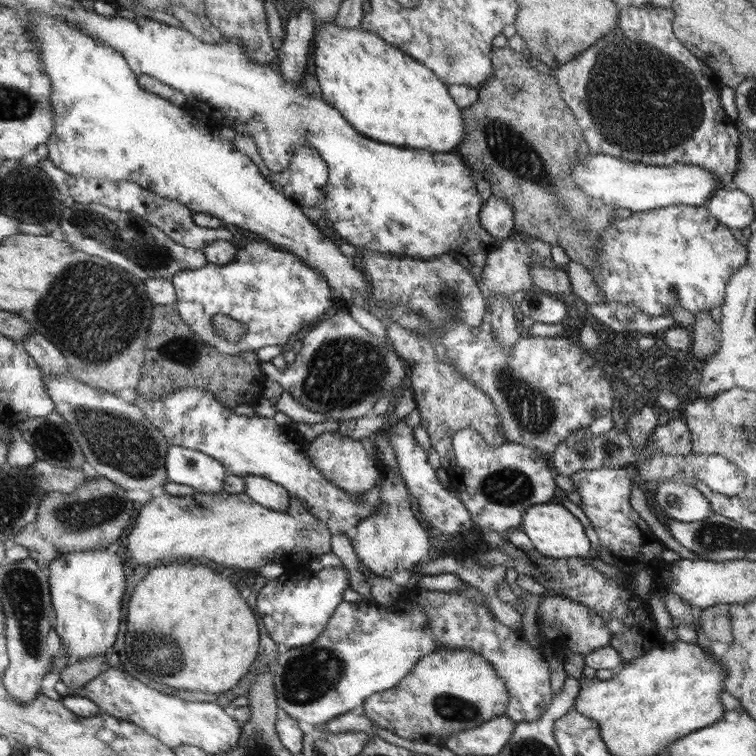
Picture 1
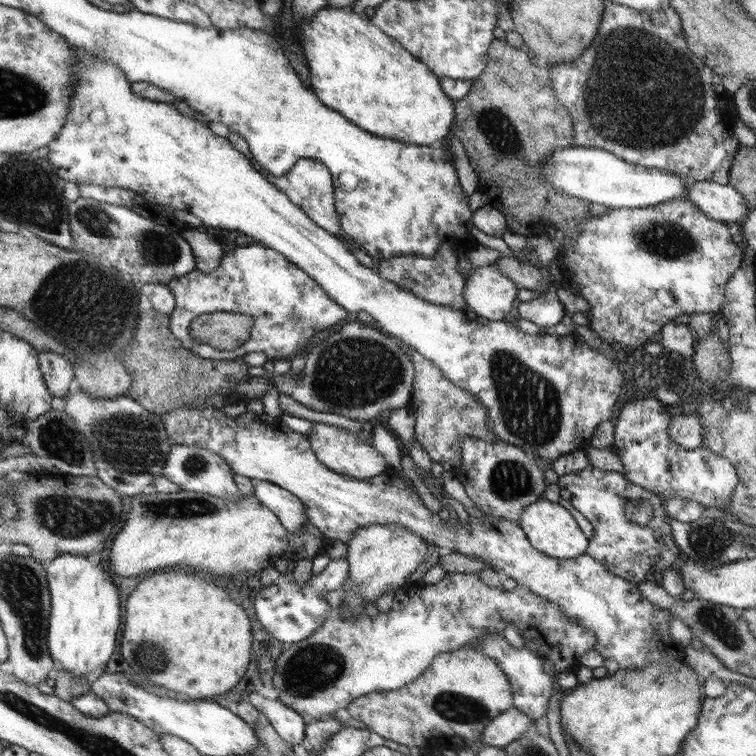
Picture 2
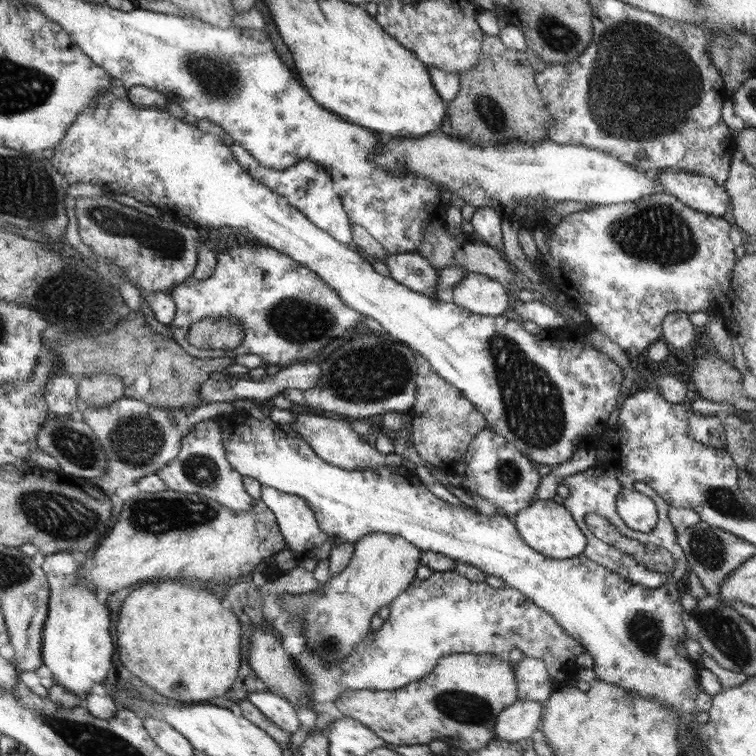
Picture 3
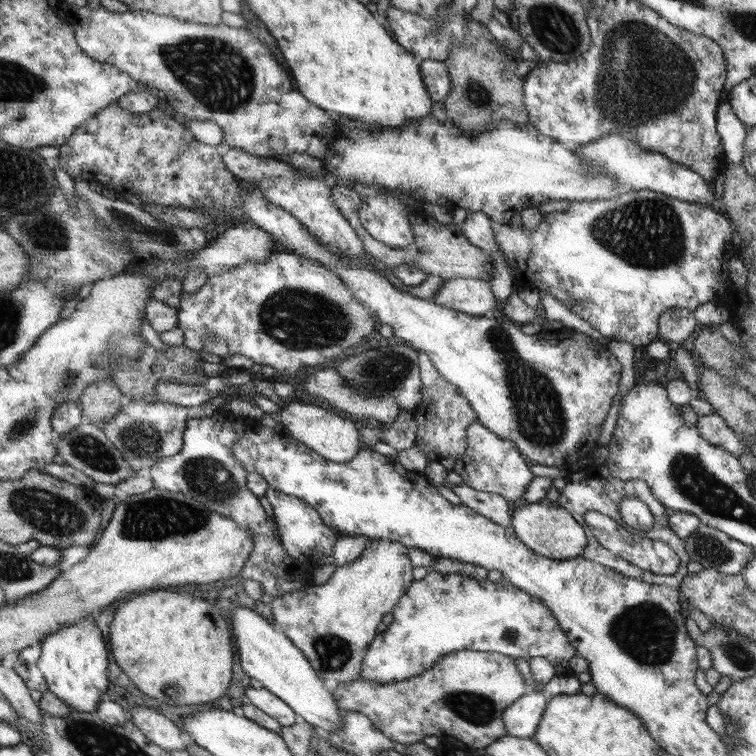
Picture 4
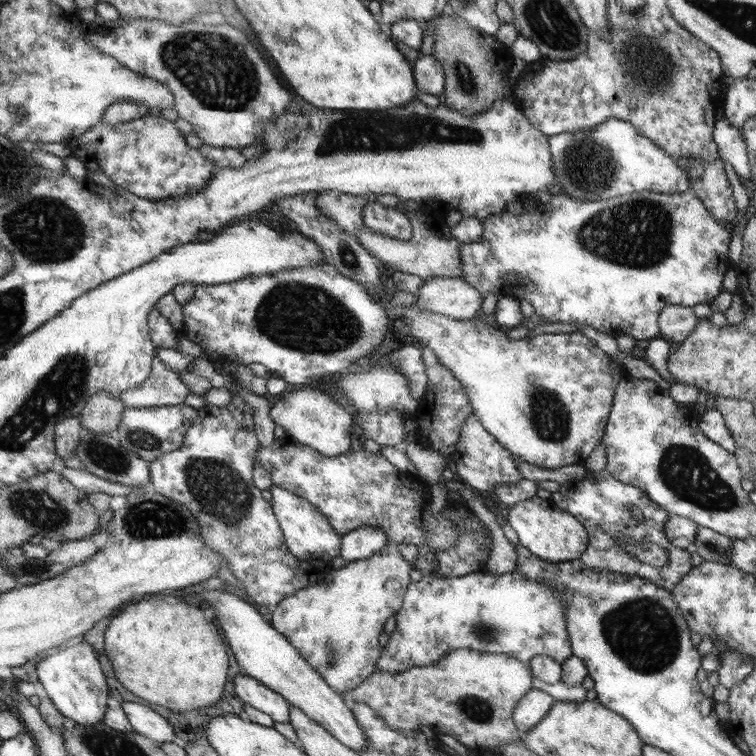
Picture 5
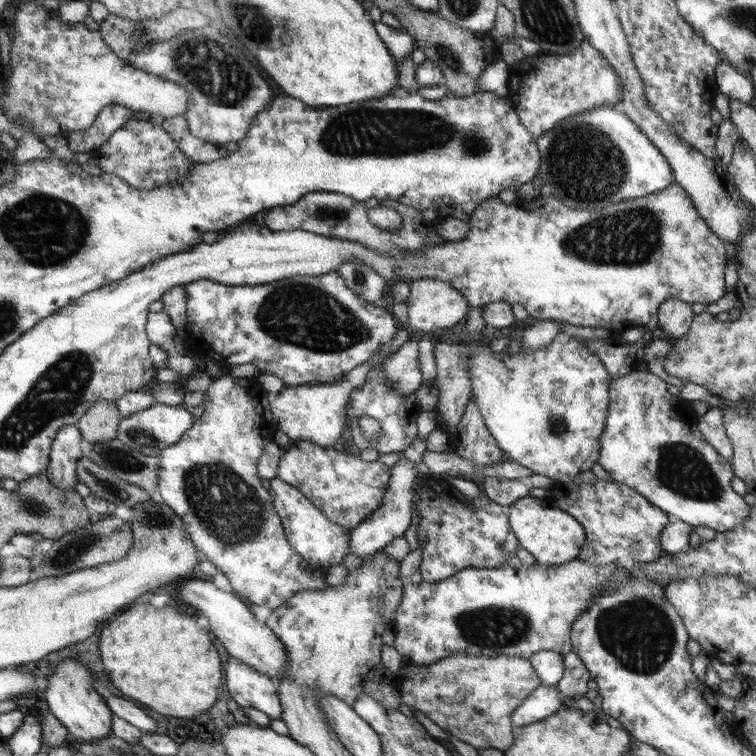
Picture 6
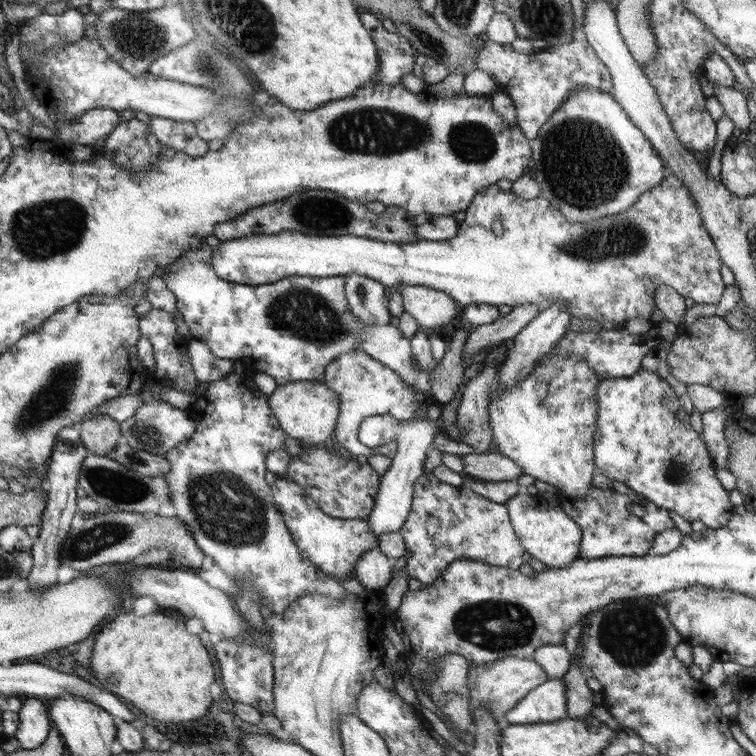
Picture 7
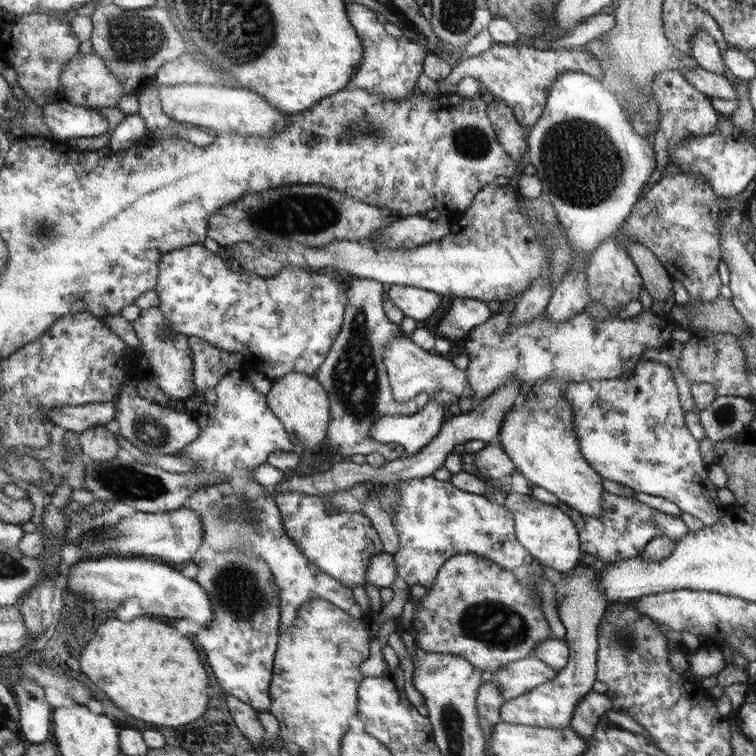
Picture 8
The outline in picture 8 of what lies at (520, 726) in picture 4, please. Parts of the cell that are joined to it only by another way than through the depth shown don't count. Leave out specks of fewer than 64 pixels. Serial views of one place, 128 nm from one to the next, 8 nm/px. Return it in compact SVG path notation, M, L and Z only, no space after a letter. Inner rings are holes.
M581 560L573 573L565 577L563 573L542 565L544 576L554 585L557 598L557 611L560 622L565 626L564 640L570 646L570 658L567 667L560 670L558 675L547 684L535 690L516 696L514 700L506 700L500 708L500 720L508 724L524 724L540 728L566 728L574 714L576 705L593 690L598 679L597 650L599 647L597 636L599 624L606 614L609 600L605 592L597 583L596 566L589 566Z

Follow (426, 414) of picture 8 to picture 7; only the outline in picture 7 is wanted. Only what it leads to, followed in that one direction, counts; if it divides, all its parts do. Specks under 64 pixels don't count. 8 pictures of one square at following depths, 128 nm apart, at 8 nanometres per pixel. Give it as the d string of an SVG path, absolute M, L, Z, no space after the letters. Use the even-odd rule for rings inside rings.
M388 413L377 417L367 417L359 427L359 440L369 447L378 447L395 442L398 450L392 458L392 464L379 484L379 494L375 496L375 506L367 521L371 524L371 533L378 542L383 532L400 531L411 511L414 484L423 476L427 454L435 442L435 436L441 428L441 422L434 422L426 416L419 419L400 420Z

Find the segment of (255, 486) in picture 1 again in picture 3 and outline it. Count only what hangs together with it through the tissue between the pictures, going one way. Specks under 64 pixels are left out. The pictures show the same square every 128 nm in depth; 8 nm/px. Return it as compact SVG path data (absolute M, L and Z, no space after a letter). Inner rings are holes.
M264 485L261 488L261 499L275 513L280 532L283 533L287 544L287 551L290 551L294 558L315 558L319 561L323 558L330 558L331 550L337 545L337 542L323 531L315 516L315 512L306 500Z

